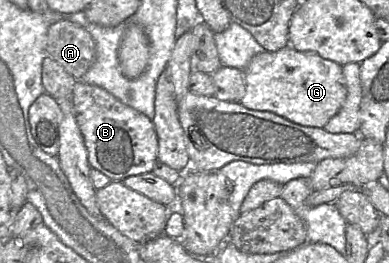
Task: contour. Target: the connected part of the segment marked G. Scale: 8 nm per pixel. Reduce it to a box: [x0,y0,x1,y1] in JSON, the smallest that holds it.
[240,45,347,128]

